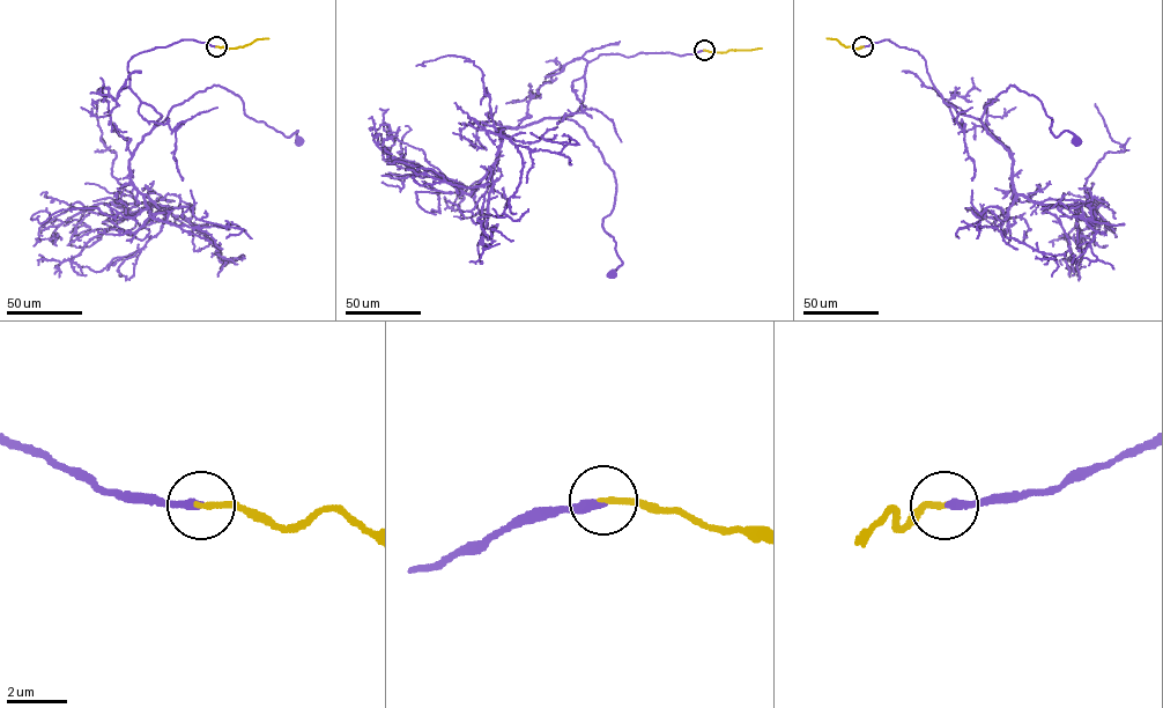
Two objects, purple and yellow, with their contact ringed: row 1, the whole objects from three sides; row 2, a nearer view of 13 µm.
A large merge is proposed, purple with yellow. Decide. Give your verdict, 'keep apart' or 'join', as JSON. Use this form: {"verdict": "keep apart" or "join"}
{"verdict": "join"}

